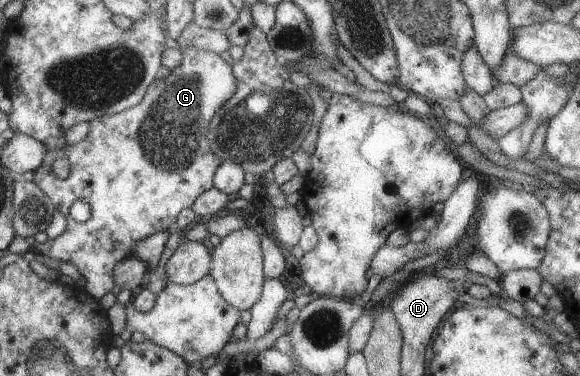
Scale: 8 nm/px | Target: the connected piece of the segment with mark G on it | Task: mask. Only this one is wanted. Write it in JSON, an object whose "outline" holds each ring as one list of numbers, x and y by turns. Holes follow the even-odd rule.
{"outline":[[184,48,181,50,182,60,181,63,172,68,170,73,163,79,154,79,148,88,145,90,145,95,142,97,142,100,128,108,110,116,102,116,96,118,89,122,89,131,87,135,79,142,73,143,71,145,66,145,64,148,48,149,40,166,33,170,33,181,40,187,40,190,44,192,46,196,52,201,52,204,55,206,55,210,63,213,64,218,66,219,65,230,59,236,46,239,44,243,35,243,32,245,32,252,40,254,43,258,57,260,60,262,70,262,75,266,78,272,84,277,86,282,83,289,90,295,92,298,99,300,101,296,110,292,113,285,112,280,112,268,114,264,123,258,128,258,132,255,132,244,136,244,136,240,144,240,146,236,152,236,156,232,162,230,173,230,175,225,176,217,182,209,190,209,194,199,197,196,200,196,204,191,207,191,209,188,213,187,213,176,214,171,218,168,218,165,221,163,221,160,210,150,208,146,208,138,206,138,206,130,208,130,208,124,210,124,210,119,216,110,236,92,236,79,231,71,231,66,228,65,219,54,214,54,213,52,204,52,204,50,196,50,196,48],[56,158,66,158,68,164,70,164,70,172,68,172,68,178,64,180,58,180,52,172,50,172,50,164,56,160],[76,200,84,200,90,209,89,218,84,221,76,221,70,217,68,214,68,208]]}

